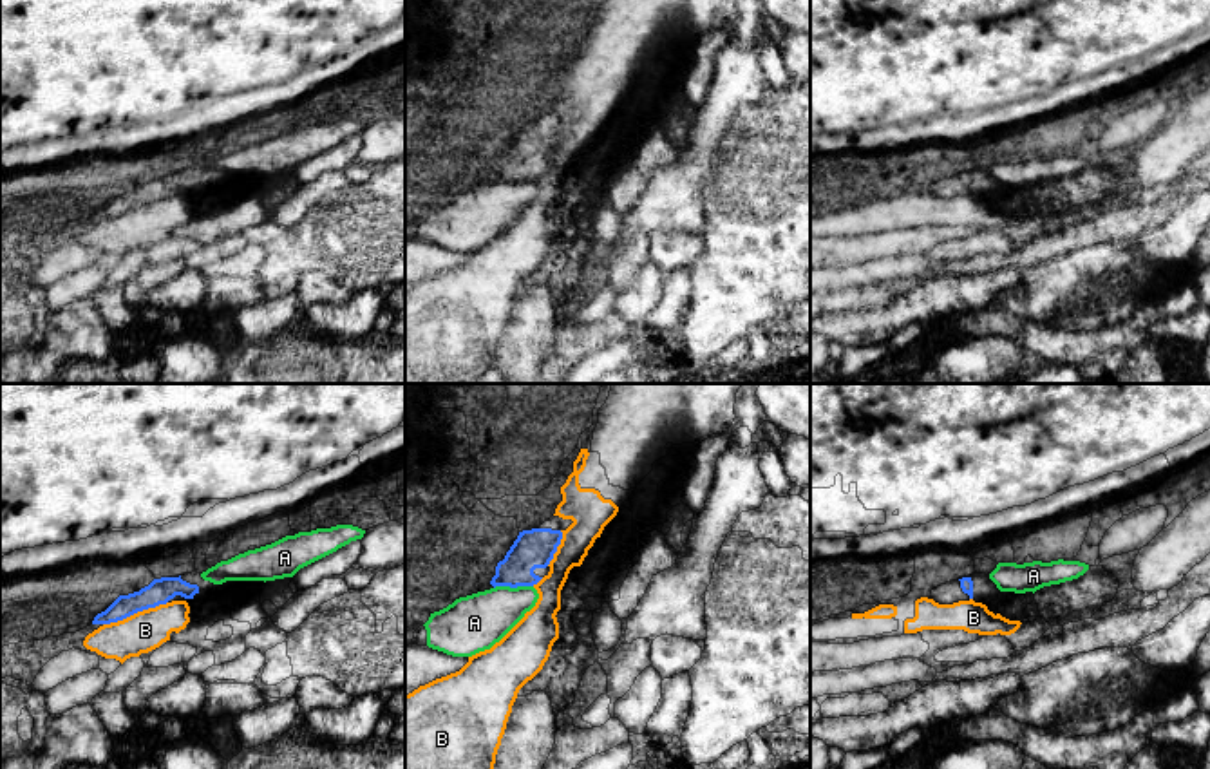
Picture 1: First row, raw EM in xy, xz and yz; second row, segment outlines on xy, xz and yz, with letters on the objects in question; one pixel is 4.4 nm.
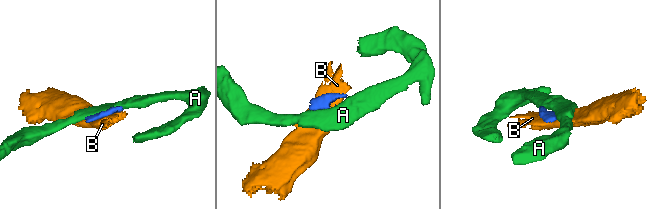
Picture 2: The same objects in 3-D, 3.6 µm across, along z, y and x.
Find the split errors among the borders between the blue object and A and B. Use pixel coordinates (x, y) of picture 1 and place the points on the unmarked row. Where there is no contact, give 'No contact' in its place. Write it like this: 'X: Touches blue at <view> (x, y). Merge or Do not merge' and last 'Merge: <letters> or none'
A: Touches blue at xz (512, 181). Do not merge
B: Touches blue at xy (134, 207). Do not merge
Merge: none

